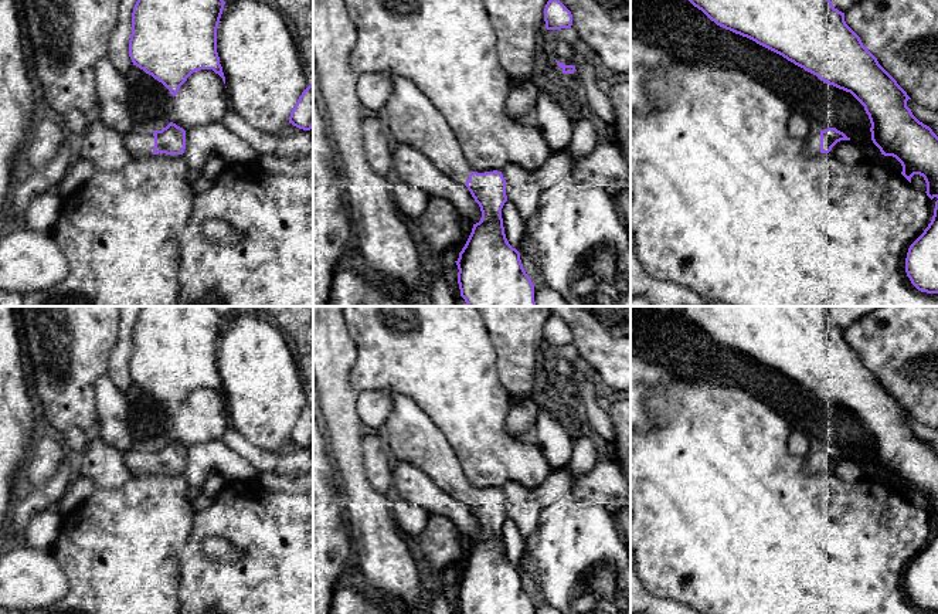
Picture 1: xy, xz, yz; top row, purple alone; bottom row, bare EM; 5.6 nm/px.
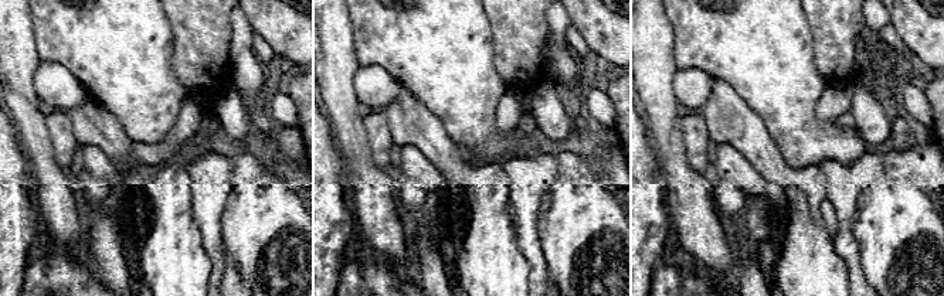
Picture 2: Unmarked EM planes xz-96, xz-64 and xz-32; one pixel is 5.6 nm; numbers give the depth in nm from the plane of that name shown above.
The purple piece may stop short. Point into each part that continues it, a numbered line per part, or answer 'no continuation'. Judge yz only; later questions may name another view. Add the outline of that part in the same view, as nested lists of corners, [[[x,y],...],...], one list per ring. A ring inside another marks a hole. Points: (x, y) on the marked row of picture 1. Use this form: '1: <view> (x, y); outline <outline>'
1: yz (812, 142); outline [[[810,130],[805,138],[805,153],[809,157],[820,156],[820,132]]]

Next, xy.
1: xy (139, 143); outline [[[135,129],[123,135],[123,145],[132,162],[149,159],[153,155],[154,136],[152,130]]]

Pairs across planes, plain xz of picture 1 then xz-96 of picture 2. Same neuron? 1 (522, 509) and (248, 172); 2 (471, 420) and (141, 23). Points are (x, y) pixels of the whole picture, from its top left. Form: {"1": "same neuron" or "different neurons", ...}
{"1": "different neurons", "2": "same neuron"}

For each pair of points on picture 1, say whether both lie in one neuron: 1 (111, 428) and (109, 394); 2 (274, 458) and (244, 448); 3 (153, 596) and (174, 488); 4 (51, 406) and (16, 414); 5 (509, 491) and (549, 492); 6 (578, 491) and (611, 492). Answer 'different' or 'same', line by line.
1: same
2: same
3: same
4: different
5: same
6: same

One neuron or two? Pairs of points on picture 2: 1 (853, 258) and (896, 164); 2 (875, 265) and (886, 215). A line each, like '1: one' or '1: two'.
1: two
2: one

